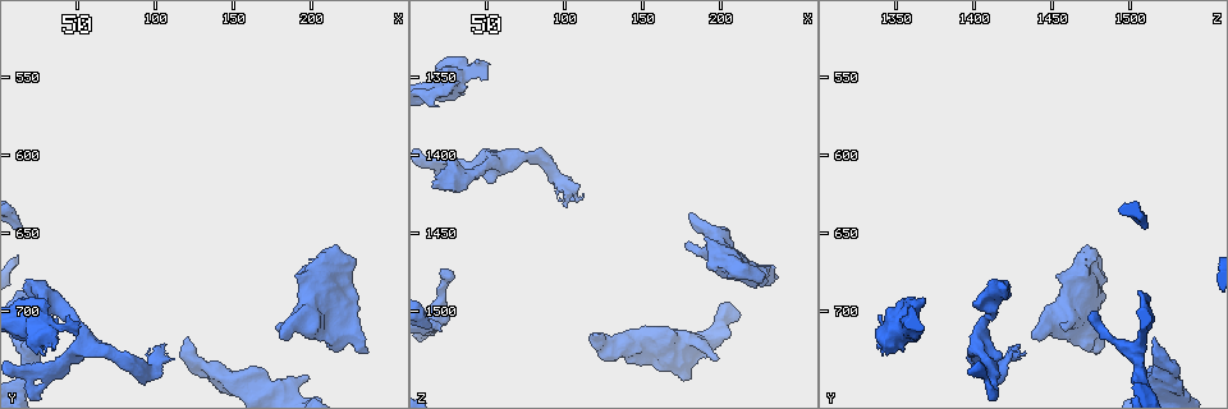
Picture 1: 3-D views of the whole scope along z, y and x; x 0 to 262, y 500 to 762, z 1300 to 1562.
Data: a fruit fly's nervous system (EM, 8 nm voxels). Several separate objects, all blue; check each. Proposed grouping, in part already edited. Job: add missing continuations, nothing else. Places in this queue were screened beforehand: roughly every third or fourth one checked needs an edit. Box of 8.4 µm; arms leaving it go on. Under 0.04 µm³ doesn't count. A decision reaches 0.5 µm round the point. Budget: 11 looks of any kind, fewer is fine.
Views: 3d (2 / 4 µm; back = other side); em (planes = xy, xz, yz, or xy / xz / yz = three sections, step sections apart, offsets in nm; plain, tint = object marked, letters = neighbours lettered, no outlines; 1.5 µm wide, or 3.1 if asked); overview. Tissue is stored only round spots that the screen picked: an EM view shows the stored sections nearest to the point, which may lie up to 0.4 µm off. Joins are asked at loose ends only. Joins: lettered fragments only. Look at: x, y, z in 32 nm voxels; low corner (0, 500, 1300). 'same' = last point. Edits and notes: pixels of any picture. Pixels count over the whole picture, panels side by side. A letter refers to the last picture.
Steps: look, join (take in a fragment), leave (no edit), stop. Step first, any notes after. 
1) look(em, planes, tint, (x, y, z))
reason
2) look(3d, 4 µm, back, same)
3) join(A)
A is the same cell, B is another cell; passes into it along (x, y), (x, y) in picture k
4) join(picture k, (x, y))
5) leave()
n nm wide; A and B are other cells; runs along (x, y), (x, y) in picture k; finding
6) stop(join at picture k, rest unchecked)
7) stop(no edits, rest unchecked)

look(3d, 2 µm, (236, 726, 1476))
branch stops here

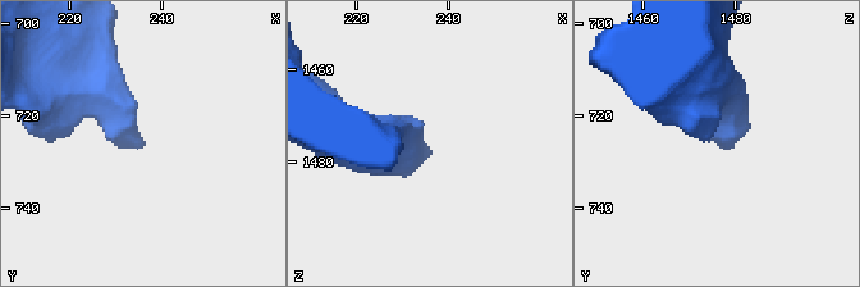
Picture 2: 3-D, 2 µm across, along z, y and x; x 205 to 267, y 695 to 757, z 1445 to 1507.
look(em, xz, step 4, letters, (236, 726, 1477))

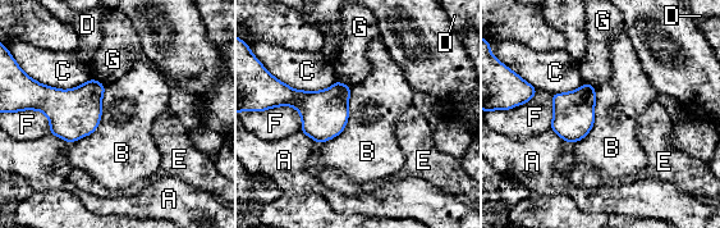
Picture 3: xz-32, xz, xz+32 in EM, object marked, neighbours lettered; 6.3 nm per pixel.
leave()
A, B, C, D, E, F and G are other cells; no lettered fragment goes on from it

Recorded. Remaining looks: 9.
look(3d, 2 µm, (122, 716, 1516))
branch stops here

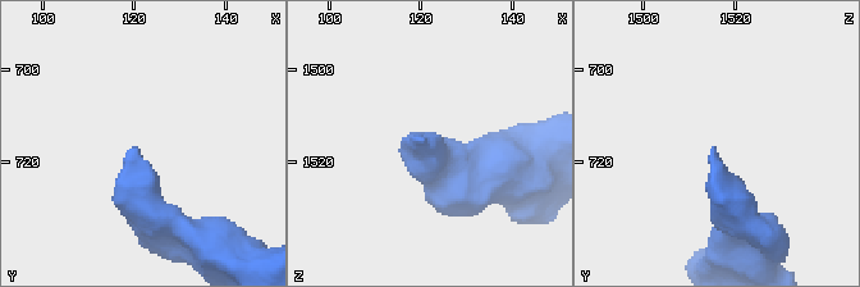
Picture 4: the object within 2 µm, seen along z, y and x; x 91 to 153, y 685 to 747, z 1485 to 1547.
look(em, planes, letters, (121, 717, 1516))

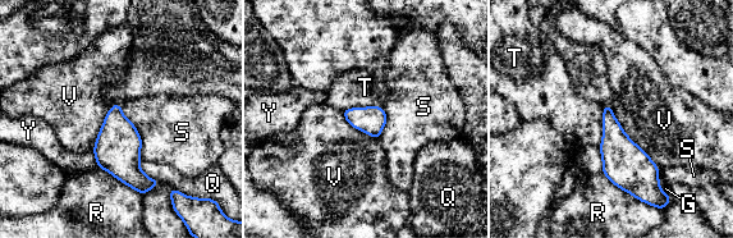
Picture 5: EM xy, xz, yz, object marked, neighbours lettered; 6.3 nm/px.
leave()
G, Q, R, S, T, V and Y are other cells; border along (608, 104), (622, 129), (658, 168) in picture 5; none of them fits

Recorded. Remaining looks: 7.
look(em, planes, letters, (176, 712, 1458))
thick end

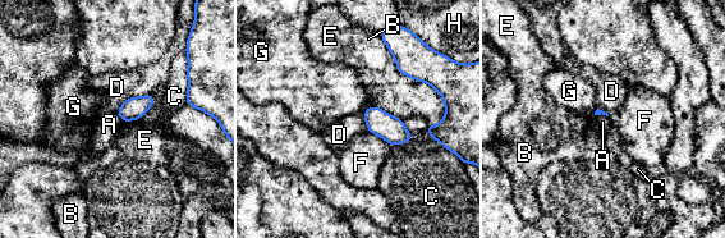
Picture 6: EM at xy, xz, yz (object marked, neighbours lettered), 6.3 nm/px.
leave()
A, B, C, D, E, F, G and H are other cells; no lettered fragment goes on from it

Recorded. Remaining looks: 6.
look(em, planes, plain, (24, 700, 1474))
an open end

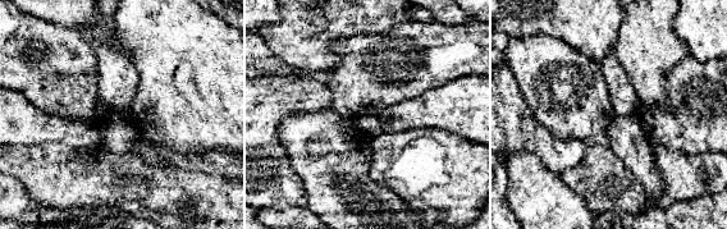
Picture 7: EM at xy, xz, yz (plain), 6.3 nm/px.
look(em, planes, tint, same)

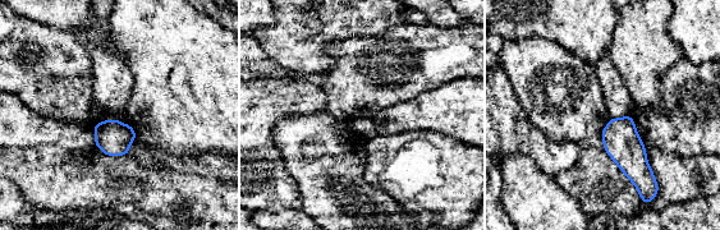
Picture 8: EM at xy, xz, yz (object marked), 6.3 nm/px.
look(em, planes, letters, same)
see the neighbours

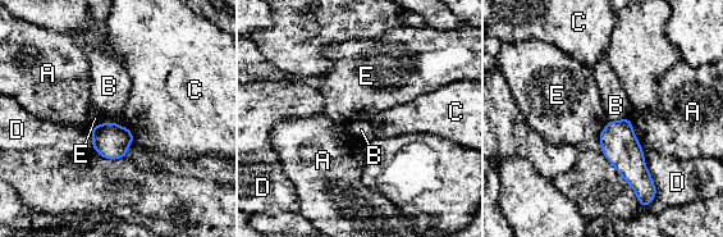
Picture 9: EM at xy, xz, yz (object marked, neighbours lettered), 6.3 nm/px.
leave()
220 nm wide; A, B, C, D and E are other cells; border along (92, 126), (118, 123), (129, 131) in picture 9; no lettered fragment goes on from it

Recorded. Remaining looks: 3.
stop(no edits, rest unchecked)

